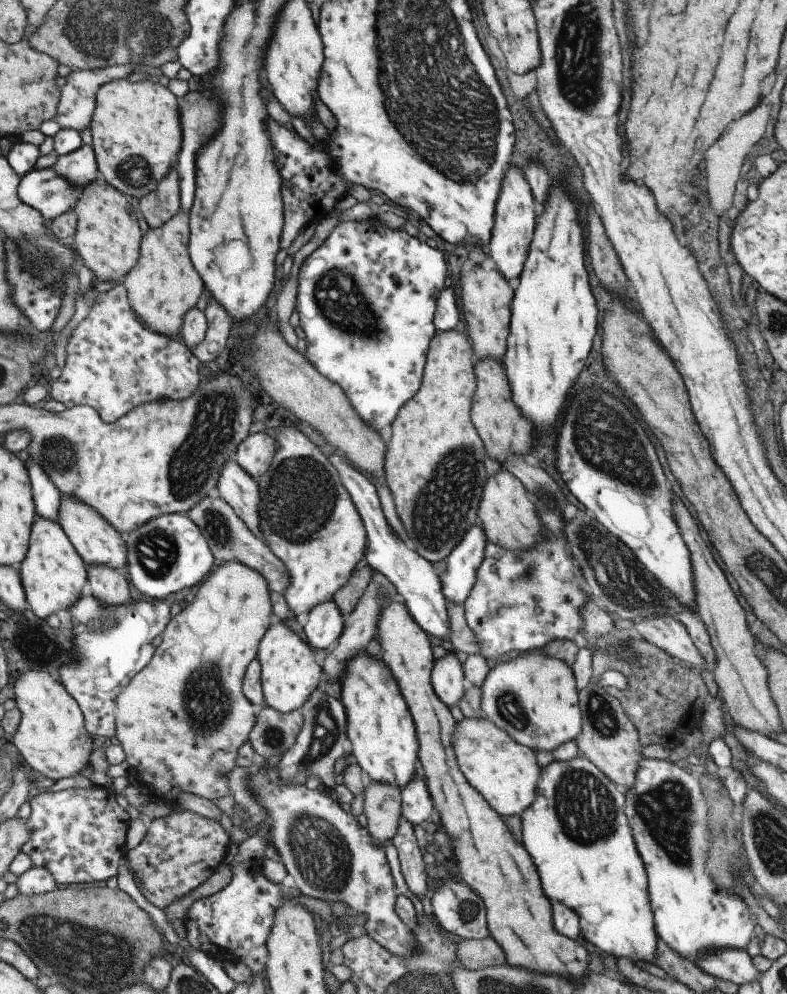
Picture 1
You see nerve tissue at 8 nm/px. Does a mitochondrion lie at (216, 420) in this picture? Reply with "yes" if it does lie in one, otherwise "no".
yes

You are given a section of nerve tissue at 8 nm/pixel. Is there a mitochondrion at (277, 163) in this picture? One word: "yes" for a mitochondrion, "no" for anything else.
no

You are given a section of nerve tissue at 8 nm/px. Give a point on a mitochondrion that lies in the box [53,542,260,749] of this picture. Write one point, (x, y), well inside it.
(205, 699)

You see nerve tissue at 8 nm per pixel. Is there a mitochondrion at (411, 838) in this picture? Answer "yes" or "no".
no

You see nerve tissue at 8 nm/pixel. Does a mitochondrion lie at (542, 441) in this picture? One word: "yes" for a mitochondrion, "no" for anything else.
no

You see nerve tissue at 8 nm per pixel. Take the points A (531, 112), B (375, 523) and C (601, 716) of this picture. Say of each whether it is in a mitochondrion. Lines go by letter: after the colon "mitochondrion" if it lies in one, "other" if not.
A: other
B: other
C: mitochondrion

